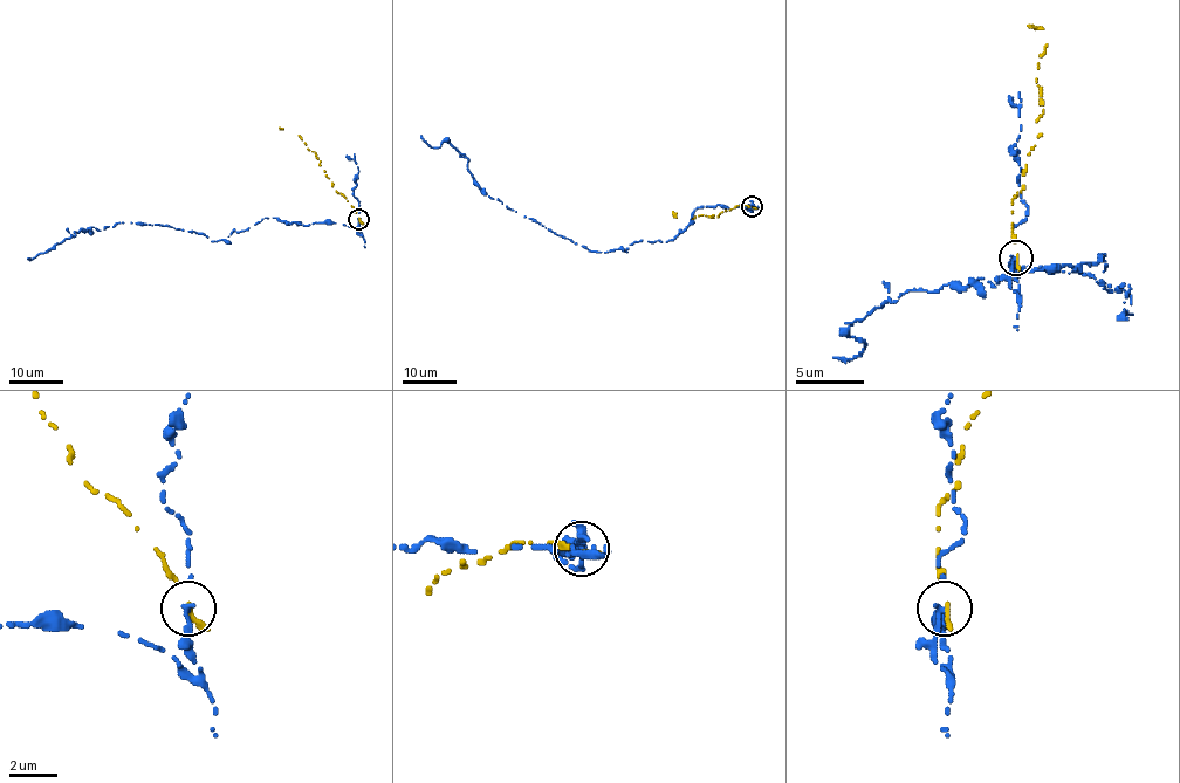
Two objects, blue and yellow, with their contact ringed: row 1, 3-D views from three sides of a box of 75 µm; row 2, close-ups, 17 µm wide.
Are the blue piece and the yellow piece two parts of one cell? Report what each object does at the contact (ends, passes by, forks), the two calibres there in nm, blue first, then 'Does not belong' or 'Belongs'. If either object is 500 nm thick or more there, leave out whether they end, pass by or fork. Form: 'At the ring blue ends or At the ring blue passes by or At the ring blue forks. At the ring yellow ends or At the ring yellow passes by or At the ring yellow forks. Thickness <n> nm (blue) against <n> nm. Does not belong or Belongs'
At the ring blue passes by. At the ring yellow ends. Thickness 160 nm (blue) against 240 nm. Does not belong

